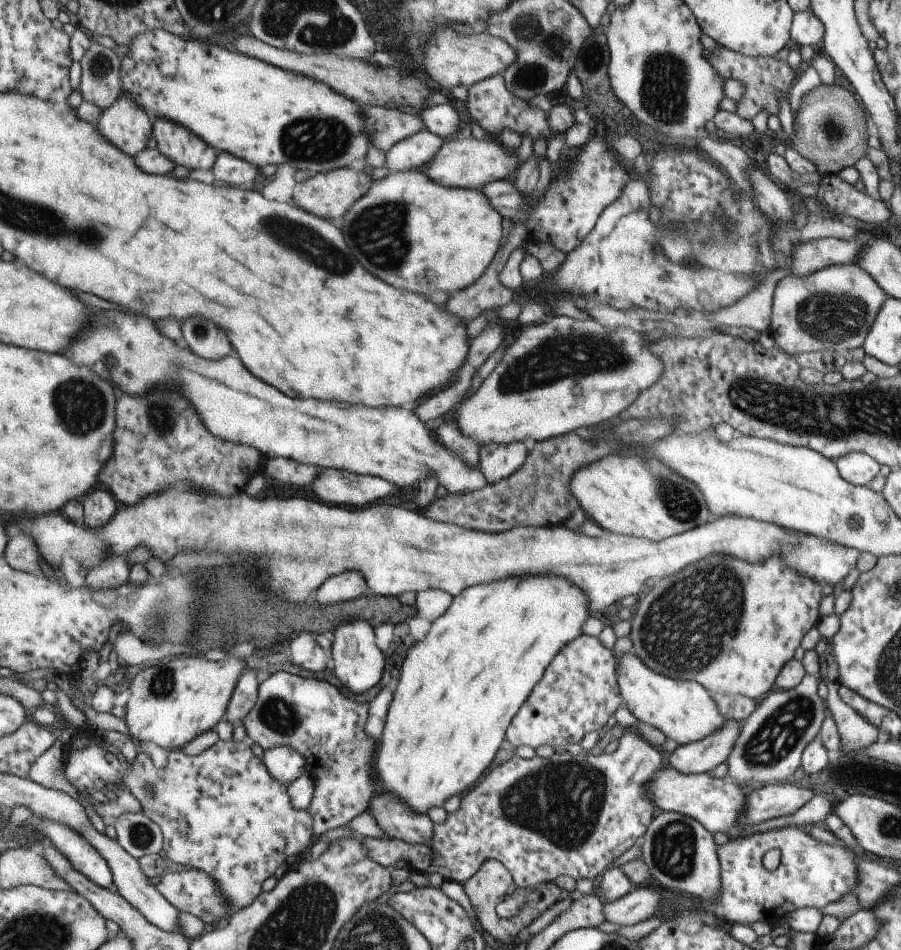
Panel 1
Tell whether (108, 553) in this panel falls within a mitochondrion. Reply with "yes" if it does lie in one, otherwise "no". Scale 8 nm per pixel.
no

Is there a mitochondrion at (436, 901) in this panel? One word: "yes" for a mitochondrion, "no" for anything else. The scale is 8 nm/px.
no

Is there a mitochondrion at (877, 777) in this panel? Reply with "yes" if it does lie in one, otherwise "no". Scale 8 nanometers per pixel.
no

